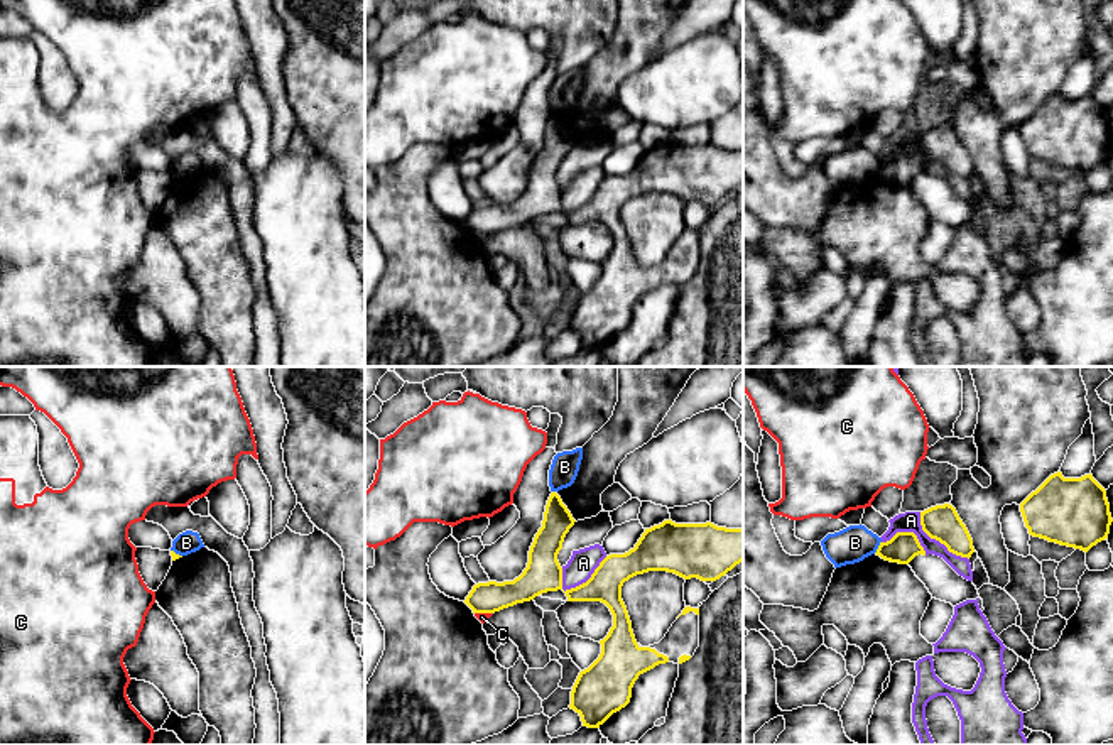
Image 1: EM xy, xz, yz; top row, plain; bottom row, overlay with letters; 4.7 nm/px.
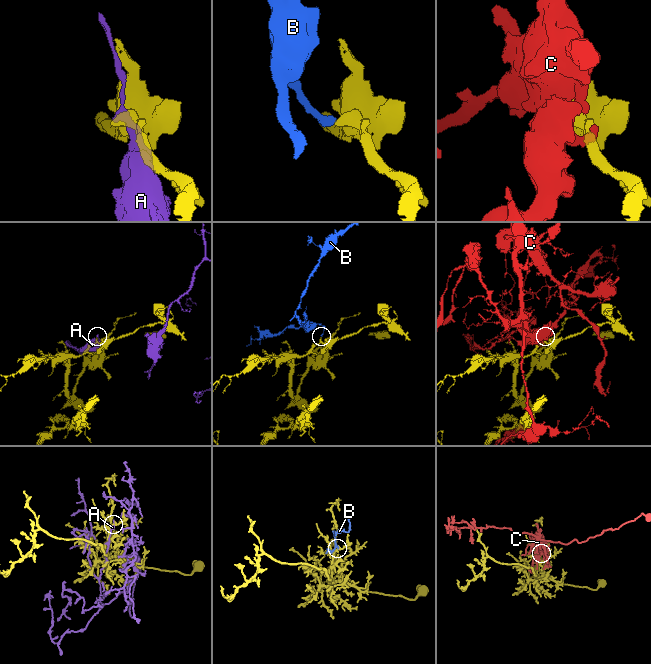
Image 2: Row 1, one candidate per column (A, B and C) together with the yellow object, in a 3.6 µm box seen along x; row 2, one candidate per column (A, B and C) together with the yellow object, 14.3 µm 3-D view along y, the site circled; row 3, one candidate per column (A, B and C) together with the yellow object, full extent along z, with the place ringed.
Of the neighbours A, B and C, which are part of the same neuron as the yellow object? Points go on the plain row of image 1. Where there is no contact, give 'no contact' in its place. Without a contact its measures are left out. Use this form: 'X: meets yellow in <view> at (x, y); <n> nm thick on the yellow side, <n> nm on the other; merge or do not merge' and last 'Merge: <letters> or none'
A: meets yellow in xz at (586, 203); 170 nm thick on the yellow side, 130 nm on the other; do not merge
B: meets yellow in yz at (879, 169); 150 nm thick on the yellow side, 170 nm on the other; do not merge
C: meets yellow in xz at (483, 233); 150 nm thick on the yellow side, 50 nm on the other; do not merge
Merge: none

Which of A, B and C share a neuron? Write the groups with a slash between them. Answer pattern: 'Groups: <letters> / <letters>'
Groups: A / B / C

